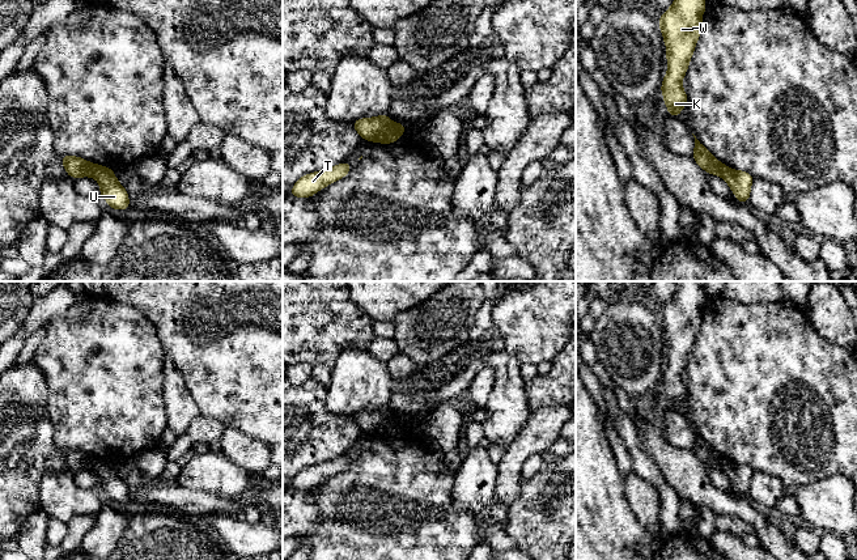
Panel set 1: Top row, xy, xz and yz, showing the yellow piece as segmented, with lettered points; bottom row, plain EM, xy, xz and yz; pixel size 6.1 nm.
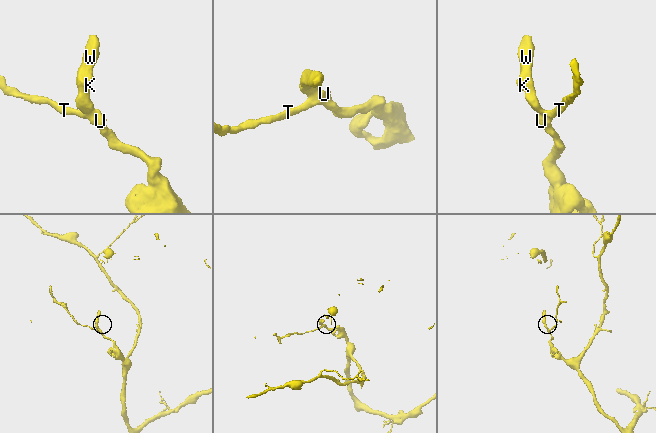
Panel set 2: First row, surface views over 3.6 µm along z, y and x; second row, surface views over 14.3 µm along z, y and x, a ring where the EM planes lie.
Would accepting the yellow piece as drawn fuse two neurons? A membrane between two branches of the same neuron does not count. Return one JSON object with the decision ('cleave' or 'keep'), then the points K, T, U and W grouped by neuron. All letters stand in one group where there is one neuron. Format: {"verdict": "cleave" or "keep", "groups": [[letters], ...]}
{"verdict": "cleave", "groups": [["K", "W"], ["T", "U"]]}

